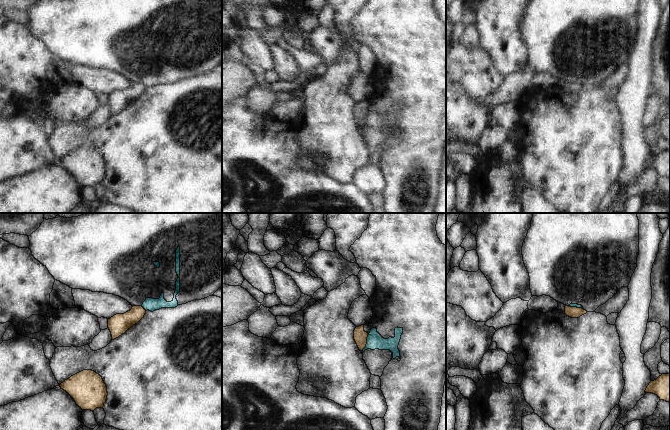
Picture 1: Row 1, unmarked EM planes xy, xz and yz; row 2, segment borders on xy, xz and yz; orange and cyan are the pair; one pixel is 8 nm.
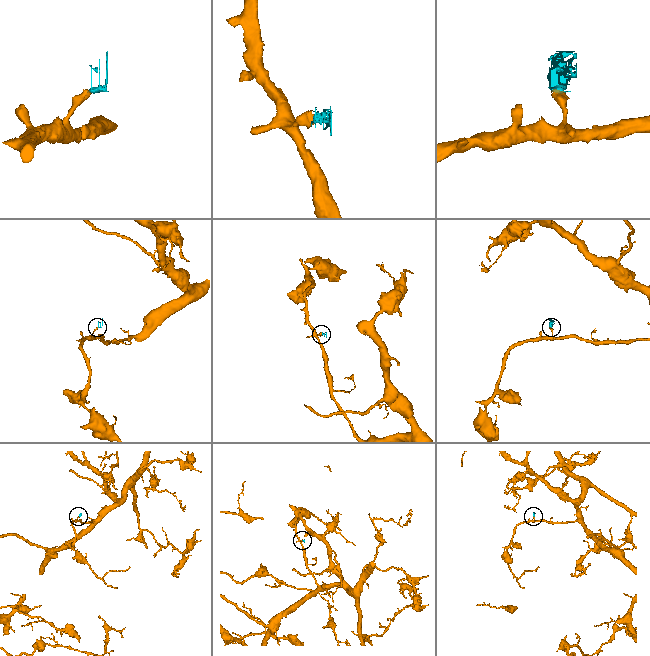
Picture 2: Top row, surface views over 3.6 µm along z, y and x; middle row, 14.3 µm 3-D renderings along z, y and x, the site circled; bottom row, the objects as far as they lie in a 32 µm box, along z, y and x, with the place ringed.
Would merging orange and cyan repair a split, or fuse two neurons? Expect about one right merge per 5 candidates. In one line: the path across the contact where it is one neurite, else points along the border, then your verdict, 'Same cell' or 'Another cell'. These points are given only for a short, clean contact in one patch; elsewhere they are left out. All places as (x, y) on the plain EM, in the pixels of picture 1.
Boundary: xz (368, 110), (366, 122), (362, 126). Another cell

